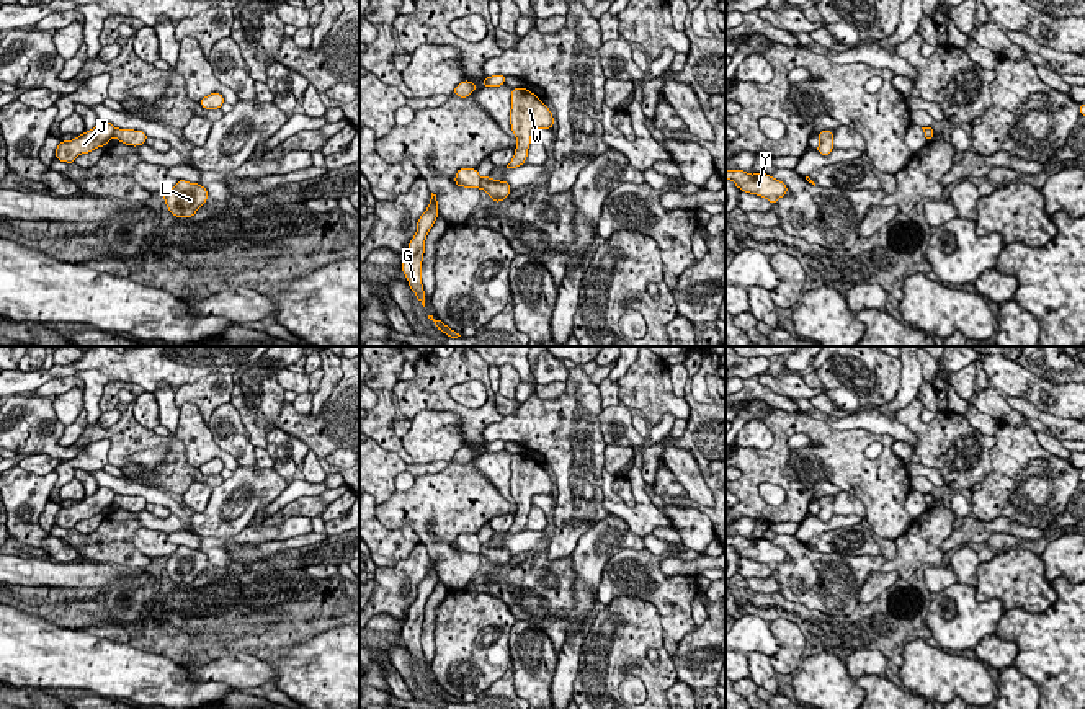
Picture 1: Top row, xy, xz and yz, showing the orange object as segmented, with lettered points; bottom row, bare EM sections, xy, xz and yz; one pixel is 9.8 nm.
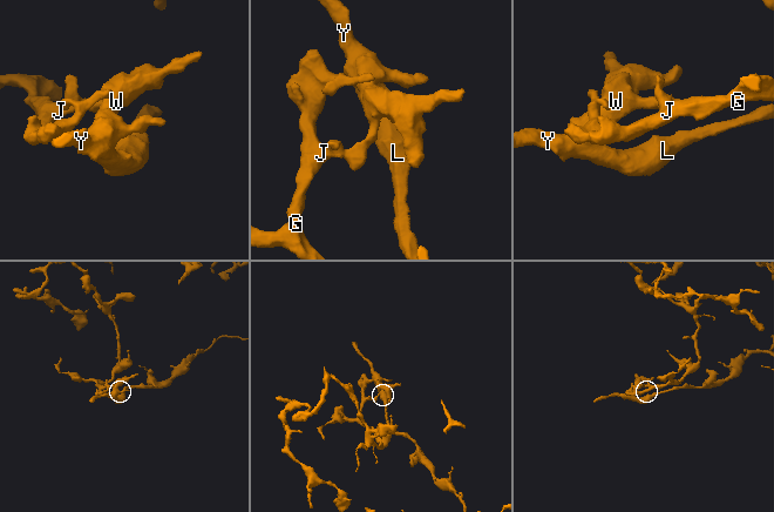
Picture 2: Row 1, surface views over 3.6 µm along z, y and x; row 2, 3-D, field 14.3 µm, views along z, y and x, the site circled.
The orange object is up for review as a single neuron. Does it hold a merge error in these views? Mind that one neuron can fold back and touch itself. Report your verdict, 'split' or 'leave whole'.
split

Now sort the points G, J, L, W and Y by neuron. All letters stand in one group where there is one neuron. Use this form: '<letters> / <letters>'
G J / L W Y

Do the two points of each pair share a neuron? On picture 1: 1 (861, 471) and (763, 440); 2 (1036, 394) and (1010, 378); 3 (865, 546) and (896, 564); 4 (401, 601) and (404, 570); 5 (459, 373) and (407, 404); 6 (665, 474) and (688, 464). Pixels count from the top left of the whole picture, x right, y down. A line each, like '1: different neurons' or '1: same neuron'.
1: different neurons
2: same neuron
3: different neurons
4: same neuron
5: same neuron
6: different neurons

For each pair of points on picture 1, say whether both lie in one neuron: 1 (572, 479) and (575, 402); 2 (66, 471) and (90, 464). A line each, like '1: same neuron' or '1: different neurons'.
1: same neuron
2: same neuron

